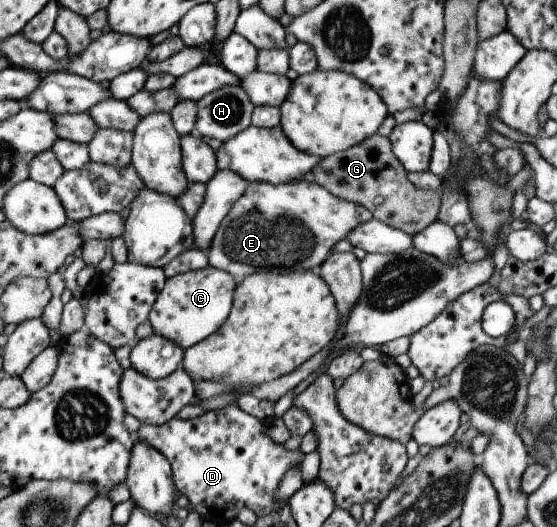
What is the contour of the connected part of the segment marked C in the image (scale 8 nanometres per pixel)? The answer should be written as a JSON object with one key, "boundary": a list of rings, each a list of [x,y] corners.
{"boundary":[[[211,266],[166,278],[163,288],[151,305],[147,321],[153,333],[184,351],[206,339],[224,323],[230,311],[235,285],[228,272]]]}

